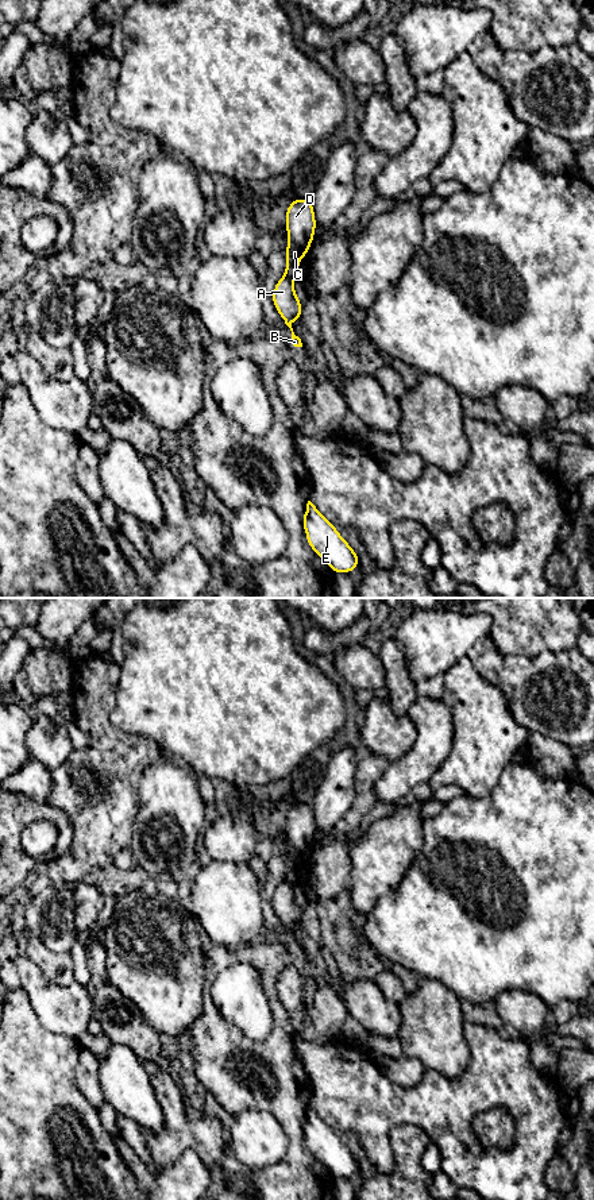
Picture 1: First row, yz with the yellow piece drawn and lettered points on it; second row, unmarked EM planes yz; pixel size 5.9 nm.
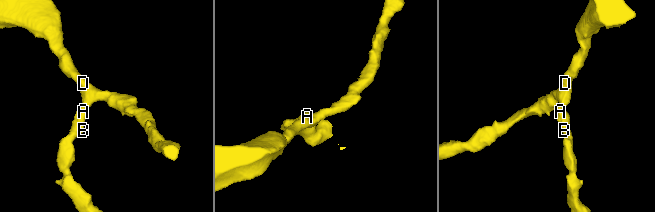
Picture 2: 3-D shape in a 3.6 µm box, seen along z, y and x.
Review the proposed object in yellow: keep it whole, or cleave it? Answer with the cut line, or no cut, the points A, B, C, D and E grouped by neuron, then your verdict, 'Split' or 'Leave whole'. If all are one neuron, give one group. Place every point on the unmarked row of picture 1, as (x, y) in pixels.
Split along yz (285, 879), (292, 886). Groups: A B E / C D. Split

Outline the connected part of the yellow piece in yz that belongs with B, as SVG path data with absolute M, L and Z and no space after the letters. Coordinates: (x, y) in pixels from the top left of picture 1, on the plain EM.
M284 880L282 883L279 883L278 887L275 888L271 907L273 907L274 911L277 912L279 921L284 923L285 929L286 929L286 930L290 933L290 935L292 935L292 949L293 949L294 952L302 952L301 944L294 939L293 933L292 933L292 927L293 927L294 925L301 925L302 908L301 908L301 906L297 903L297 900L296 900L296 898L294 898L293 885L292 885L290 883L288 883L286 880Z

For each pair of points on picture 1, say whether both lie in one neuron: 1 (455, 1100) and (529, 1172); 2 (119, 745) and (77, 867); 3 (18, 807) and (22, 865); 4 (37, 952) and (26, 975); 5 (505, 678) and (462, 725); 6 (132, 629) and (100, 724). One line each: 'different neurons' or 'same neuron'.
1: same neuron
2: same neuron
3: same neuron
4: different neurons
5: different neurons
6: different neurons

